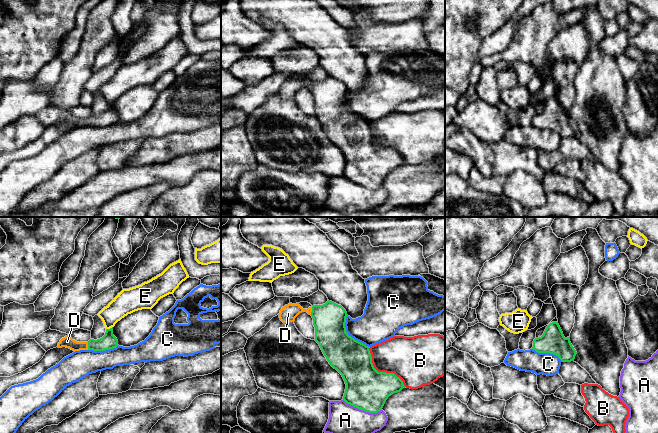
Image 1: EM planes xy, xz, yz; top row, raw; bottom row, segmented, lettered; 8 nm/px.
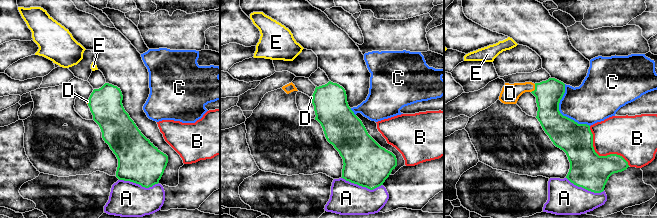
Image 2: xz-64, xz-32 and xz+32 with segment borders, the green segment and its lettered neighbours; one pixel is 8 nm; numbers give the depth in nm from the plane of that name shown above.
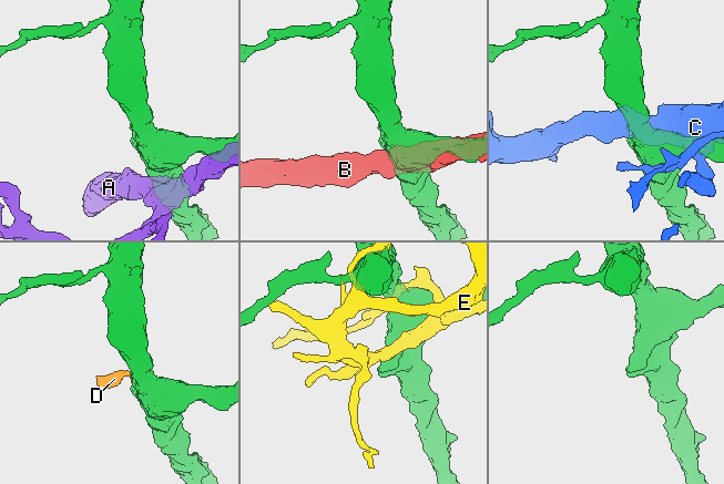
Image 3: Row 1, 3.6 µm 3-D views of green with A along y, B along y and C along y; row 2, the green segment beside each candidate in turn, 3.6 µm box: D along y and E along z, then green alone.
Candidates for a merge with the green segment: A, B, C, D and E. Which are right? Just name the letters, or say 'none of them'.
D

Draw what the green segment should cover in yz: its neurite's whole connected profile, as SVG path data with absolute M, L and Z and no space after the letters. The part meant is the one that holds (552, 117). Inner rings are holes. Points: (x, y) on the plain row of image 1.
M558 98L550 99L543 111L534 115L532 125L538 129L554 130L562 138L574 137L577 130L570 118L570 113L564 113Z

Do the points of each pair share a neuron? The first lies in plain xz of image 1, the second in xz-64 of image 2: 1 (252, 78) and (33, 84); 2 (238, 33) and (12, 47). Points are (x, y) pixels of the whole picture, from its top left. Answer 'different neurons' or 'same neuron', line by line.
1: different neurons
2: different neurons

